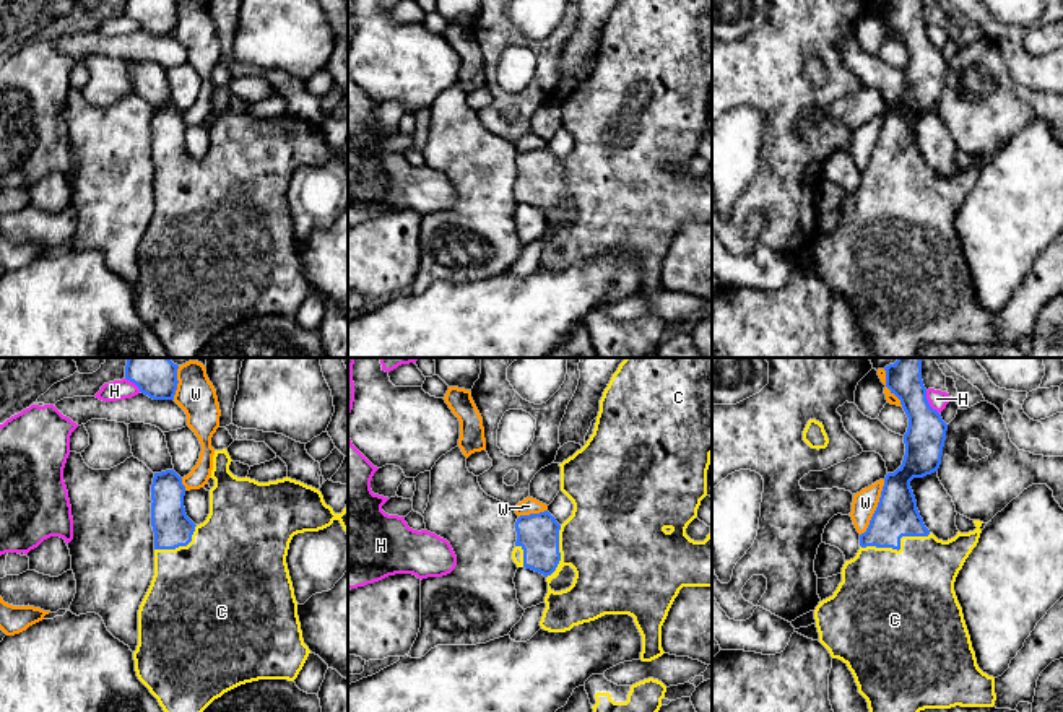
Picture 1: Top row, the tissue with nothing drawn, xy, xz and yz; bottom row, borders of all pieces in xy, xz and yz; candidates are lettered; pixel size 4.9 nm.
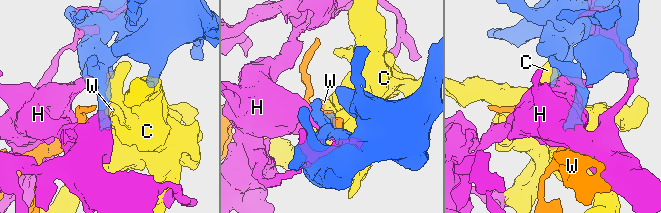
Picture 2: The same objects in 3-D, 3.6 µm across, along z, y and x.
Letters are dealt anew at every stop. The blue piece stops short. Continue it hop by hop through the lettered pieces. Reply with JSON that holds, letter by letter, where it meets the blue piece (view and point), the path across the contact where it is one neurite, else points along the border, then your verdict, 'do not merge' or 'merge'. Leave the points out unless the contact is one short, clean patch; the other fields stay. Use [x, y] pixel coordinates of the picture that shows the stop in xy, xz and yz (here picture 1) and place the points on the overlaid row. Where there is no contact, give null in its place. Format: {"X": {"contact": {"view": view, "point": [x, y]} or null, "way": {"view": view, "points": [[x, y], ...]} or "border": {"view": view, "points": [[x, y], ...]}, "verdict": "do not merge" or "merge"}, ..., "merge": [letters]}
{"C": {"contact": {"view": "yz", "point": [899, 548]}, "verdict": "merge"}, "H": {"contact": {"view": "yz", "point": [927, 402]}, "verdict": "do not merge"}, "W": {"contact": {"view": "yz", "point": [876, 507]}, "verdict": "do not merge"}, "merge": ["C"]}

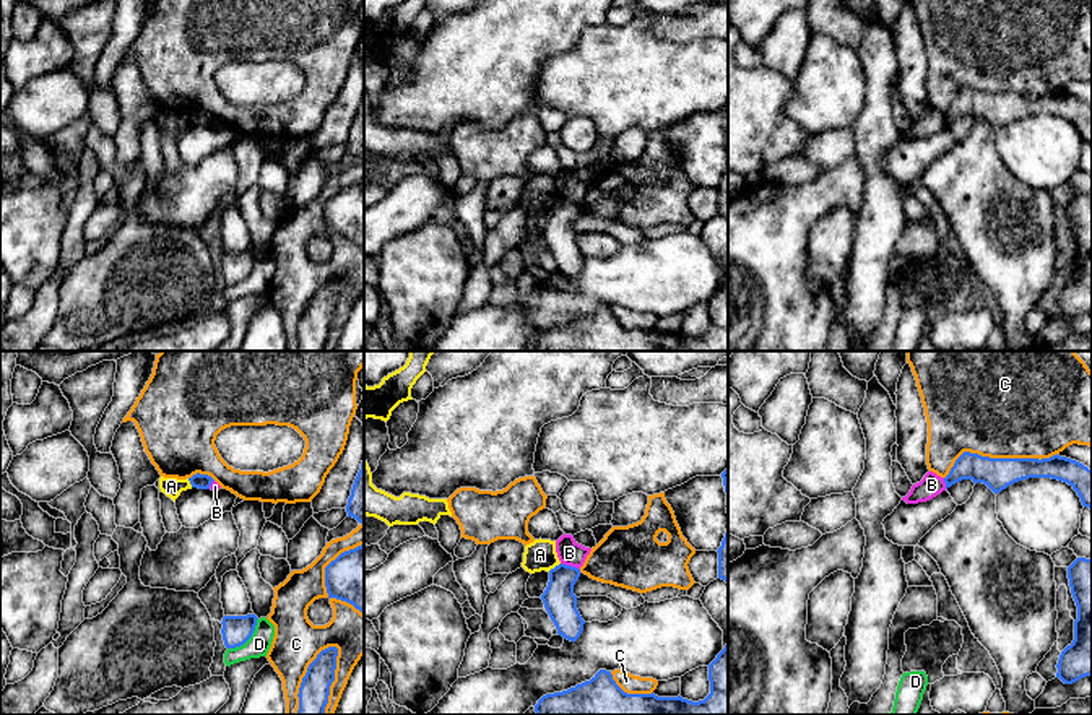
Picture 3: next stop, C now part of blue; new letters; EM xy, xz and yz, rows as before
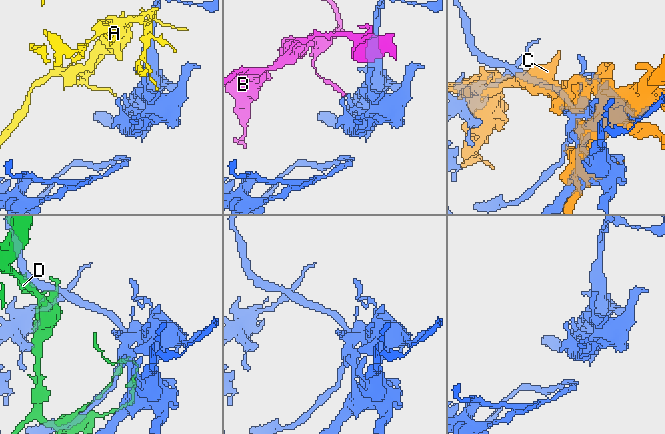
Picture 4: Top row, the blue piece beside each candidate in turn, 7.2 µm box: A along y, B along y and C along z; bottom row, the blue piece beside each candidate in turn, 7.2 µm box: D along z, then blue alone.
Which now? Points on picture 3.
{"A": {"contact": {"view": "xz", "point": [554, 567]}, "border": {"view": "xz", "points": [[559, 563], [548, 571]]}, "verdict": "do not merge"}, "B": {"contact": {"view": "xz", "point": [571, 566]}, "border": {"view": "xz", "points": [[561, 563], [579, 569]]}, "verdict": "do not merge"}, "C": {"contact": {"view": "xy", "point": [304, 676]}, "verdict": "do not merge"}, "D": {"contact": {"view": "xy", "point": [247, 639]}, "border": {"view": "xy", "points": [[257, 618], [254, 632], [242, 644], [228, 649]]}, "verdict": "do not merge"}, "merge": []}

